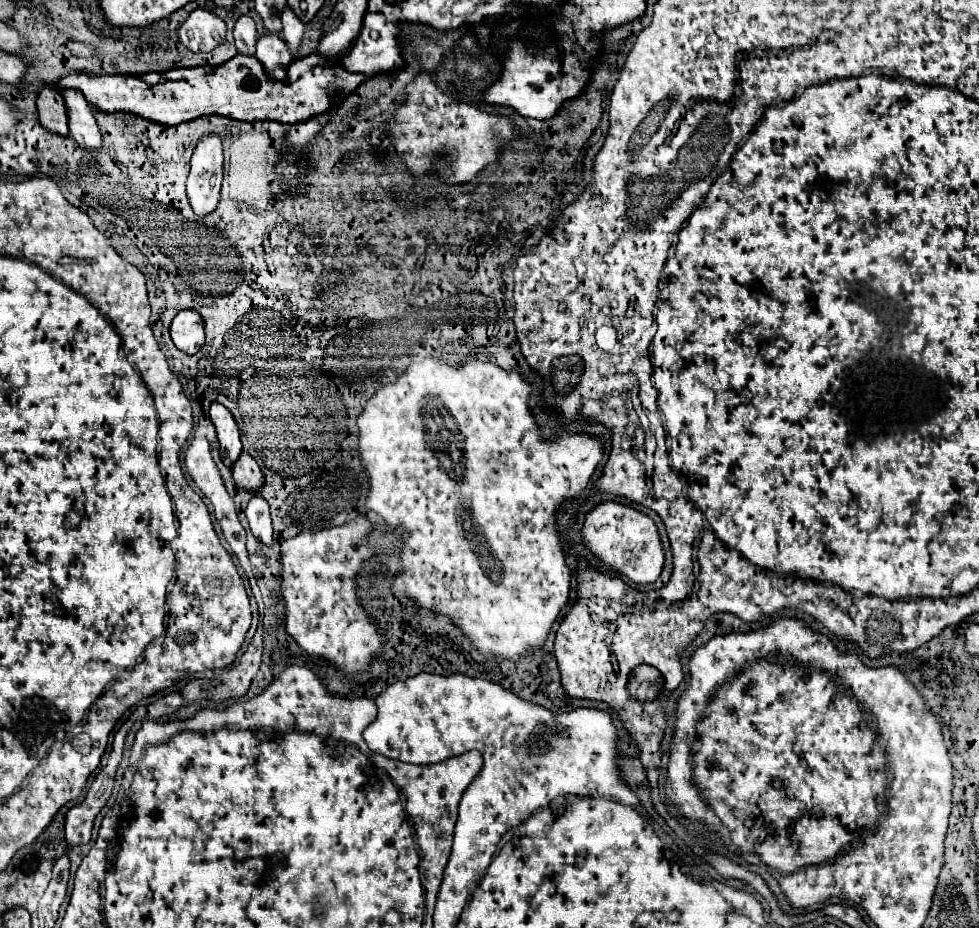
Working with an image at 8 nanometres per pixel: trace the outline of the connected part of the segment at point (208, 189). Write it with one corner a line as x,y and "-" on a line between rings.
219,134
203,136
191,158
191,174
187,178
187,196
197,214
209,214
219,202
223,180
223,138

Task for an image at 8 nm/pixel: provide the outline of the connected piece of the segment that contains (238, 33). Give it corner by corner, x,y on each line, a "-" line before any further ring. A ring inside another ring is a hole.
243,14
237,18
235,28
233,28
233,38
235,38
235,46
239,48
241,54
247,54
247,56
255,54
257,32
255,32
255,22
251,16

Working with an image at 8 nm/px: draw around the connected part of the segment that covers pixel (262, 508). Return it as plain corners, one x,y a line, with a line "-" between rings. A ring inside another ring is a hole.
257,494
249,500
245,516
249,520
249,528
253,536
263,542
265,546
273,544
273,526
271,526
271,516
269,516
269,504

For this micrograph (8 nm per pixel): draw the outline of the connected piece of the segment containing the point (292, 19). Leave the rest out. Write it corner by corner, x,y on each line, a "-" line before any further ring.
289,6
285,8
285,12
281,12
281,22
283,22
283,38
287,42
287,46
291,48
291,52
295,52
299,48
301,36
303,36
303,22
297,18
297,14
293,10
289,10

